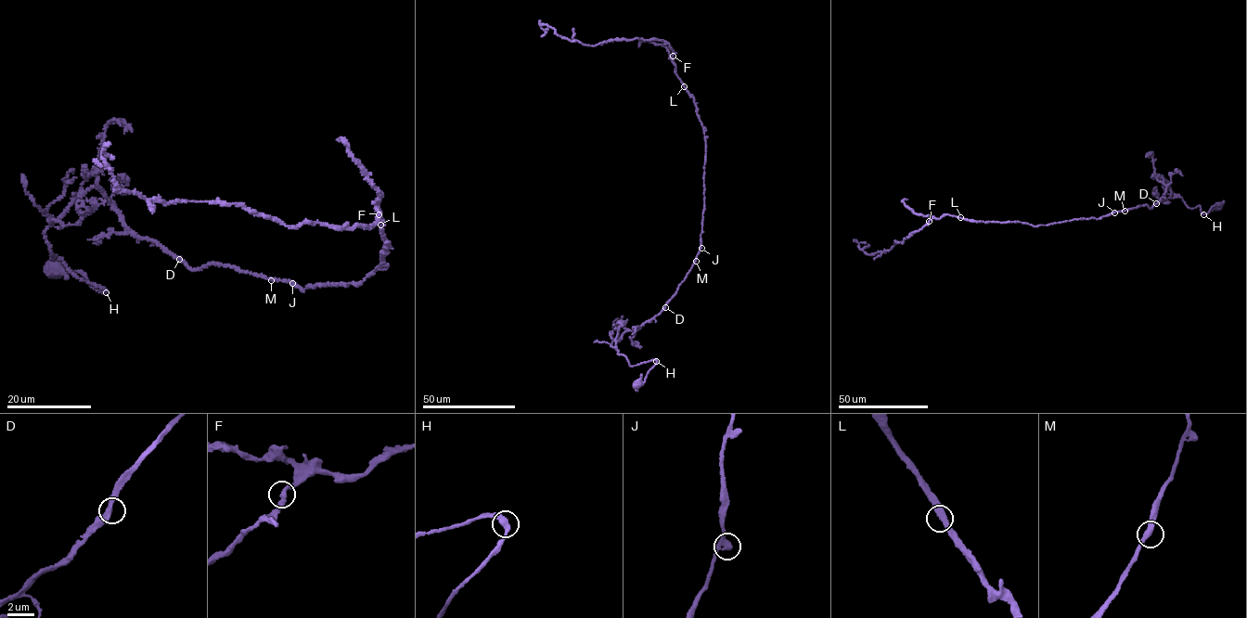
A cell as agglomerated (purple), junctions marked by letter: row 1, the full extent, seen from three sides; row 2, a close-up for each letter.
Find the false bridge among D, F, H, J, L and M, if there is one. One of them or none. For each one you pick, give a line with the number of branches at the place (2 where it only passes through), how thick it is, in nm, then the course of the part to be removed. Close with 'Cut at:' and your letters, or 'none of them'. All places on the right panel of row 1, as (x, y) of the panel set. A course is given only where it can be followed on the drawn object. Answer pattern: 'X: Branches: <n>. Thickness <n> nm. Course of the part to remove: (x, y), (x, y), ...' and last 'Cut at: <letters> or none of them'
Cut at: none of them

